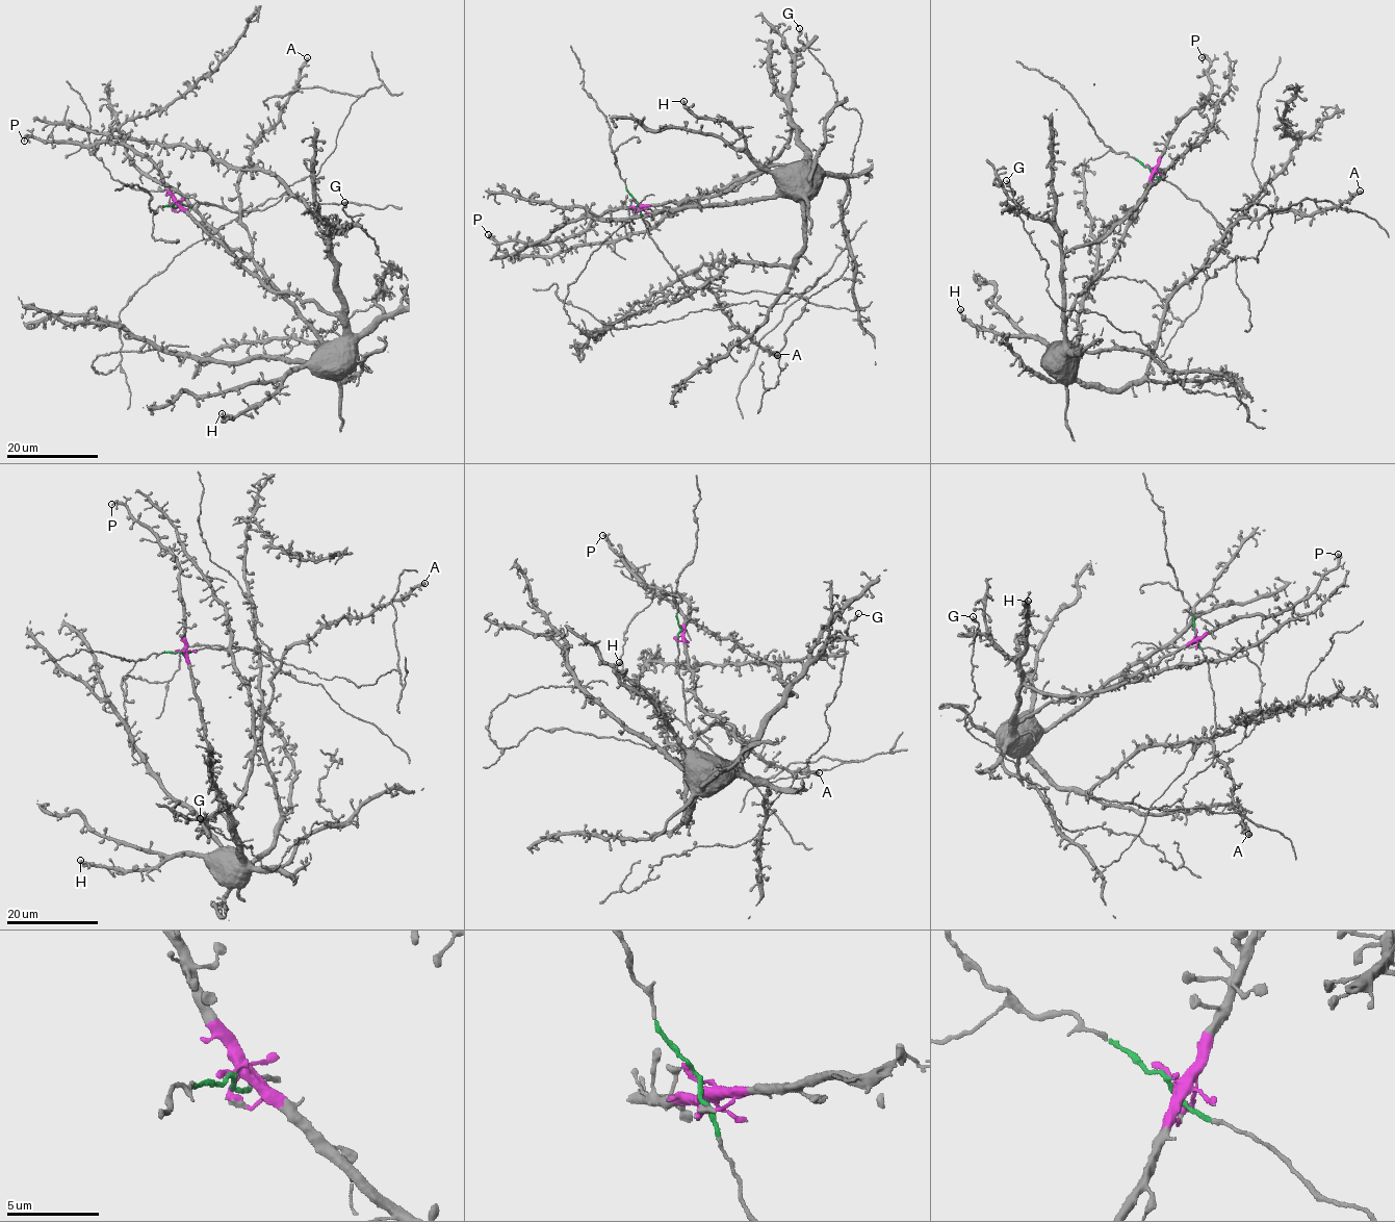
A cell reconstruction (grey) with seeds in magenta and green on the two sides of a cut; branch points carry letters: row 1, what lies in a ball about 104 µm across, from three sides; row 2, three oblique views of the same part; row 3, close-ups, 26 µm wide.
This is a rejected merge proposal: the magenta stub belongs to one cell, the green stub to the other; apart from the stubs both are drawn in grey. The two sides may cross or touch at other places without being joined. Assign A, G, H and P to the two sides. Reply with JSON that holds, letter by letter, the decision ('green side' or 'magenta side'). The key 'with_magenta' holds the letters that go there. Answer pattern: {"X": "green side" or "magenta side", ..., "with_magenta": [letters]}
{"A": "magenta side", "G": "magenta side", "H": "magenta side", "P": "magenta side", "with_magenta": ["A", "G", "H", "P"]}

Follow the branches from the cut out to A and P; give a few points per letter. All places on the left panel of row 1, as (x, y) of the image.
A: (173, 203), (272, 289), (335, 314), (343, 325), (341, 368), (255, 260), (241, 221), (237, 181), (307, 57)
P: (173, 203), (175, 200), (152, 161), (121, 143), (79, 145), (28, 137), (23, 141)

